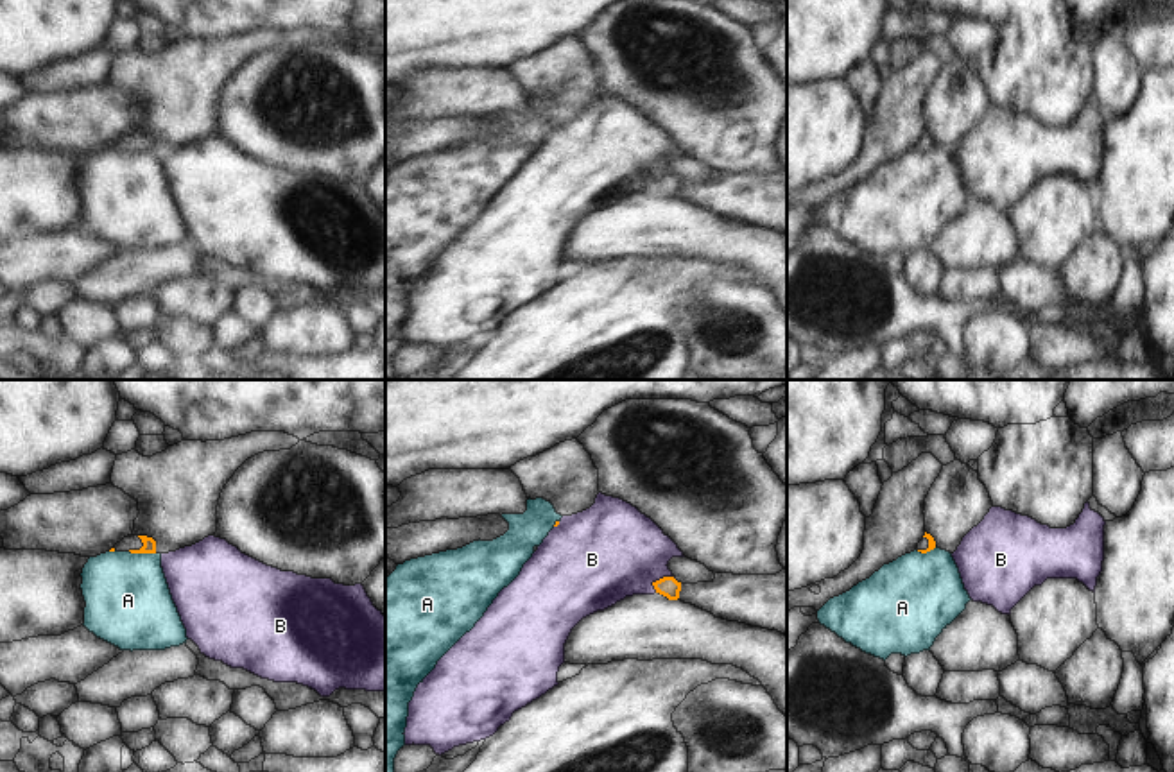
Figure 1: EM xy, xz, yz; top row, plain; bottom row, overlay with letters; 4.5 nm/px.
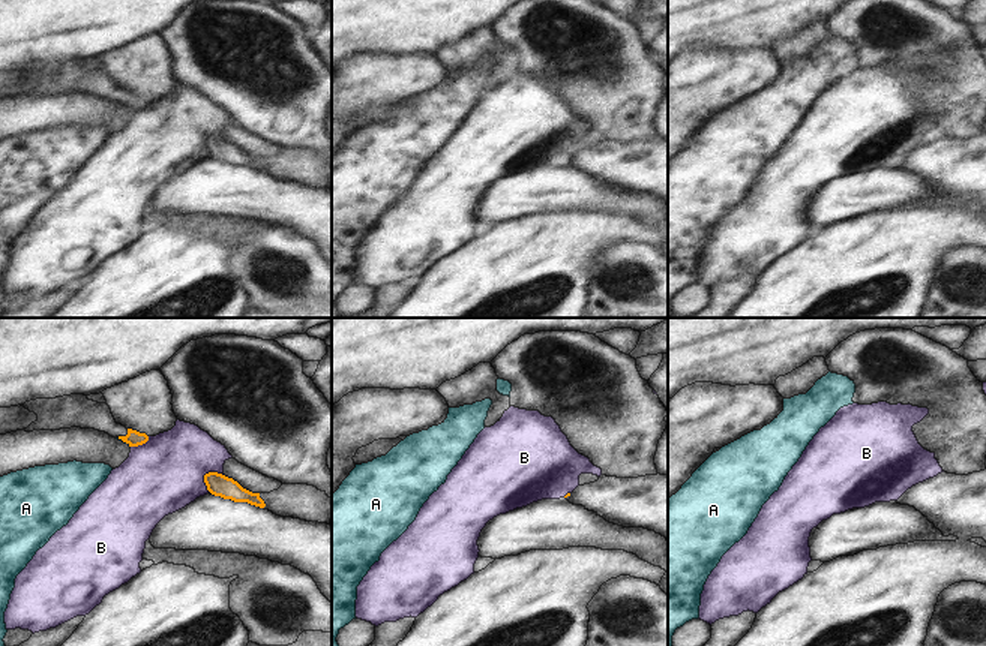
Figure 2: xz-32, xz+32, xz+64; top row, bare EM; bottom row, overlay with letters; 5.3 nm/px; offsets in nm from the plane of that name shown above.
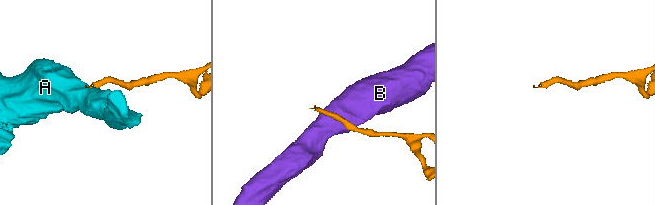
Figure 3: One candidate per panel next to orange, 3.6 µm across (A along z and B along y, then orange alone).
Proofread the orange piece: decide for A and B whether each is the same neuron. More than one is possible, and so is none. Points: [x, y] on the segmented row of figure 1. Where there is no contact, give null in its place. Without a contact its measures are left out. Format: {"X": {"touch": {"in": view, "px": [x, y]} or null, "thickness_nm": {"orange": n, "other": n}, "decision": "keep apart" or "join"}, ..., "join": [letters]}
{"A": {"touch": {"in": "xy", "px": [142, 552]}, "thickness_nm": {"orange": 60, "other": 380}, "decision": "keep apart"}, "B": {"touch": {"in": "xz", "px": [664, 577]}, "thickness_nm": {"orange": 90, "other": 420}, "decision": "keep apart"}, "join": []}

